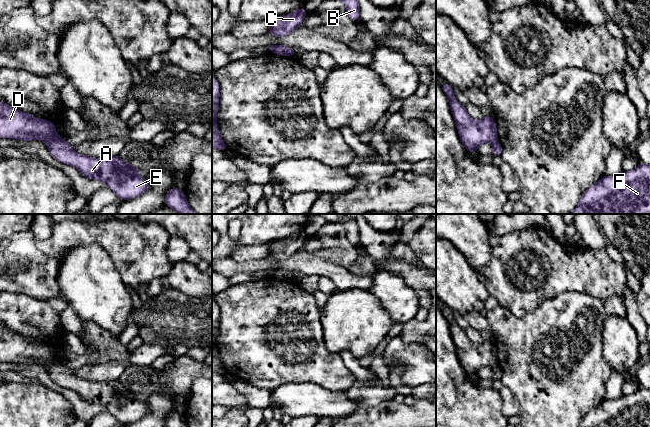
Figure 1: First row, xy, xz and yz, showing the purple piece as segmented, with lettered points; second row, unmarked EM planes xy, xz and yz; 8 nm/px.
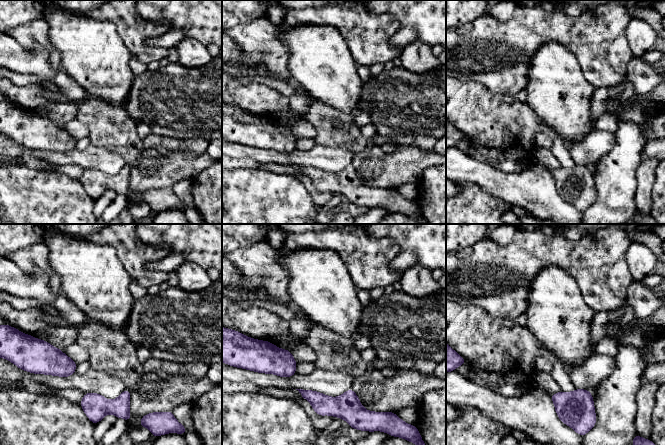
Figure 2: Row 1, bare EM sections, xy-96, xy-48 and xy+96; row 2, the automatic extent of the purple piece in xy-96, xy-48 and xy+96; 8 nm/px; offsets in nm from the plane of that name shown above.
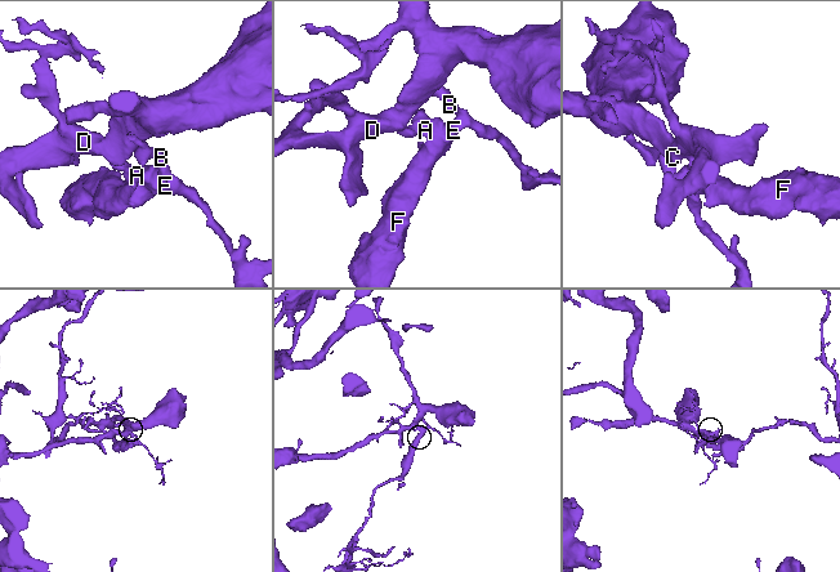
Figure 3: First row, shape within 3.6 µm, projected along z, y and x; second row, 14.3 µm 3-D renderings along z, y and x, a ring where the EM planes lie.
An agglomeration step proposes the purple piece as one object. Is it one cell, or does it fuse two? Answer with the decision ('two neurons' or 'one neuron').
two neurons

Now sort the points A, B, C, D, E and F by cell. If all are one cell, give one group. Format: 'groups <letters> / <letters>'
groups A B E F / C D

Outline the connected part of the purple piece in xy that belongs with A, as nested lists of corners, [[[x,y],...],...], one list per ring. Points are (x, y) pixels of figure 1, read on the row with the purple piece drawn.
[[[60,138],[47,144],[57,161],[74,166],[87,178],[103,181],[122,200],[142,195],[149,182],[140,176],[137,166],[122,160],[119,155],[107,158],[93,158],[75,152],[73,146]]]

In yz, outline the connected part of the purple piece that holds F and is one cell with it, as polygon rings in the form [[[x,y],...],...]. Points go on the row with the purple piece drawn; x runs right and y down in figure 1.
[[[640,163],[635,169],[615,176],[604,175],[586,190],[570,214],[650,214],[650,164]]]

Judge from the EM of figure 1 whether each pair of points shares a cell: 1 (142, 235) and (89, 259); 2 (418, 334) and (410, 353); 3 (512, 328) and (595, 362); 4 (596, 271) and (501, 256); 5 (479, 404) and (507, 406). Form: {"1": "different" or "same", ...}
{"1": "different", "2": "different", "3": "same", "4": "same", "5": "different"}

